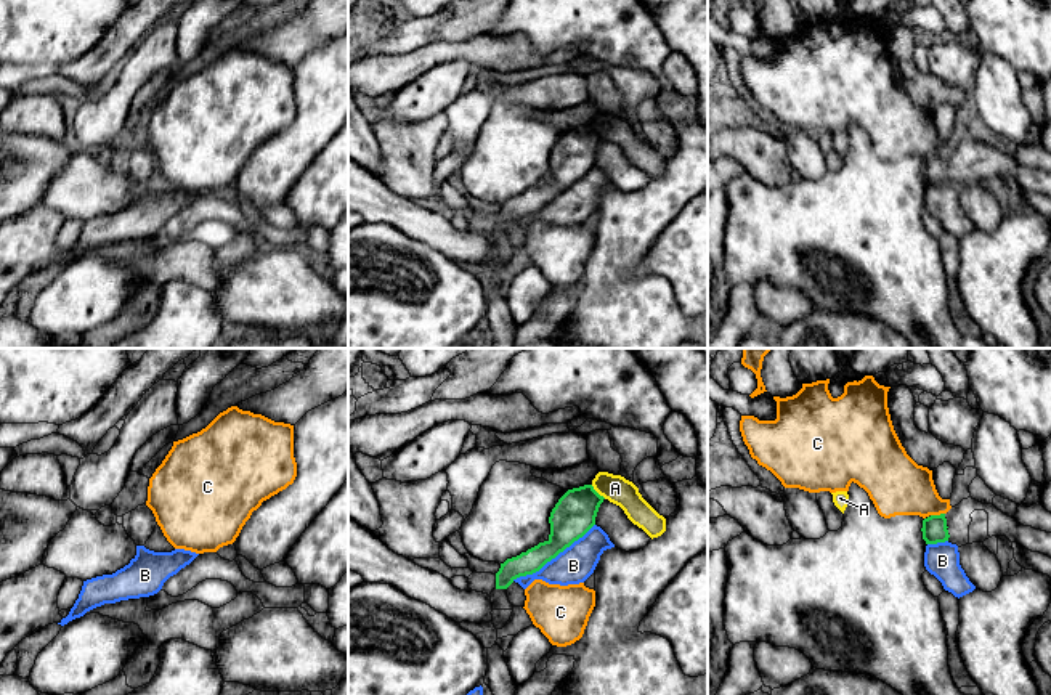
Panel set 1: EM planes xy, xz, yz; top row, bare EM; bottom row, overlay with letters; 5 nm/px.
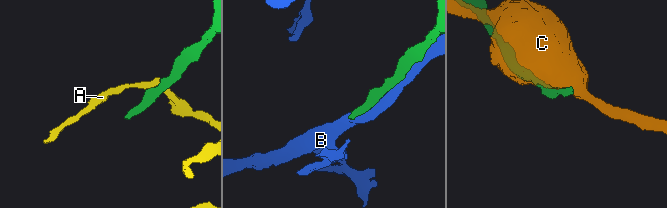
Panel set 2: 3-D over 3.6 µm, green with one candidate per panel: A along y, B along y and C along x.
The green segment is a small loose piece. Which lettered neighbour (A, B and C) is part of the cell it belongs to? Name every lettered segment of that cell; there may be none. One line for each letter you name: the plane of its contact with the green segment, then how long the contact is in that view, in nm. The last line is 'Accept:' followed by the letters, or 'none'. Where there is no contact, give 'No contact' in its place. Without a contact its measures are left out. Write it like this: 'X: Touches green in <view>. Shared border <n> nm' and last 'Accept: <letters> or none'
Accept: none

